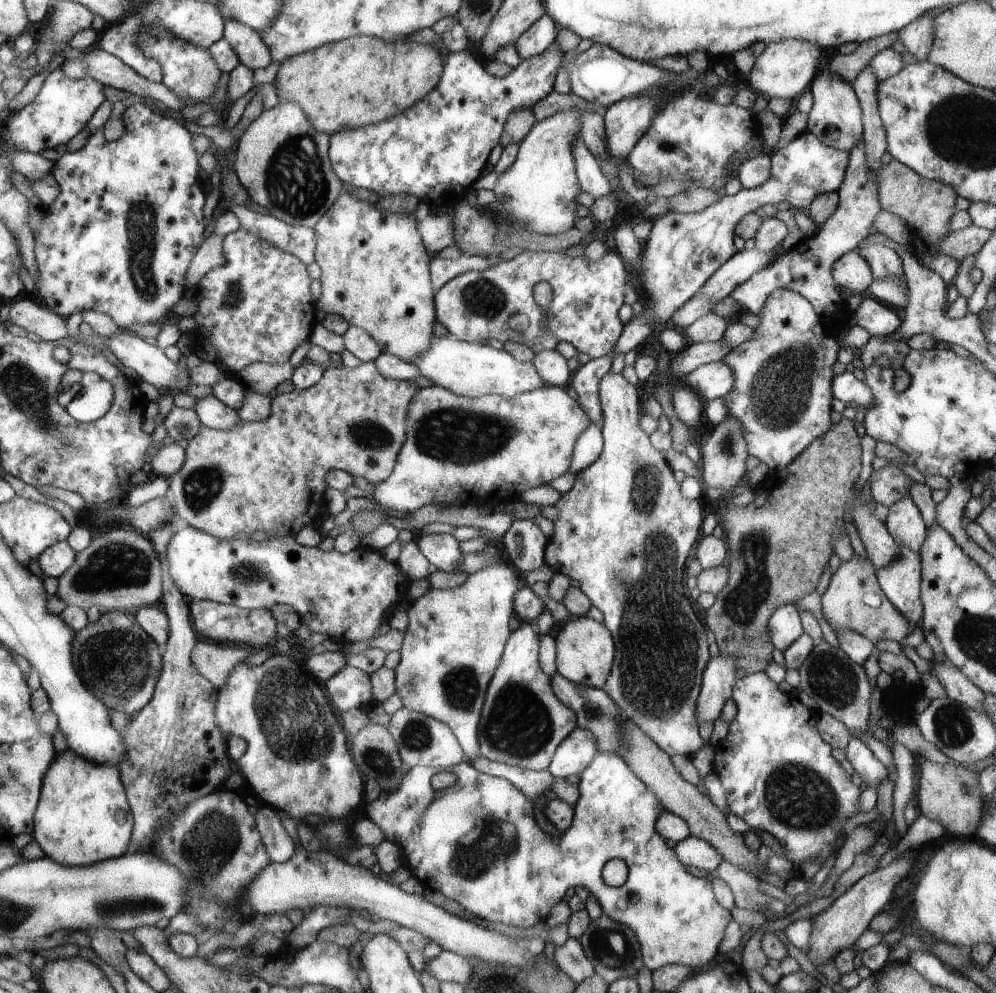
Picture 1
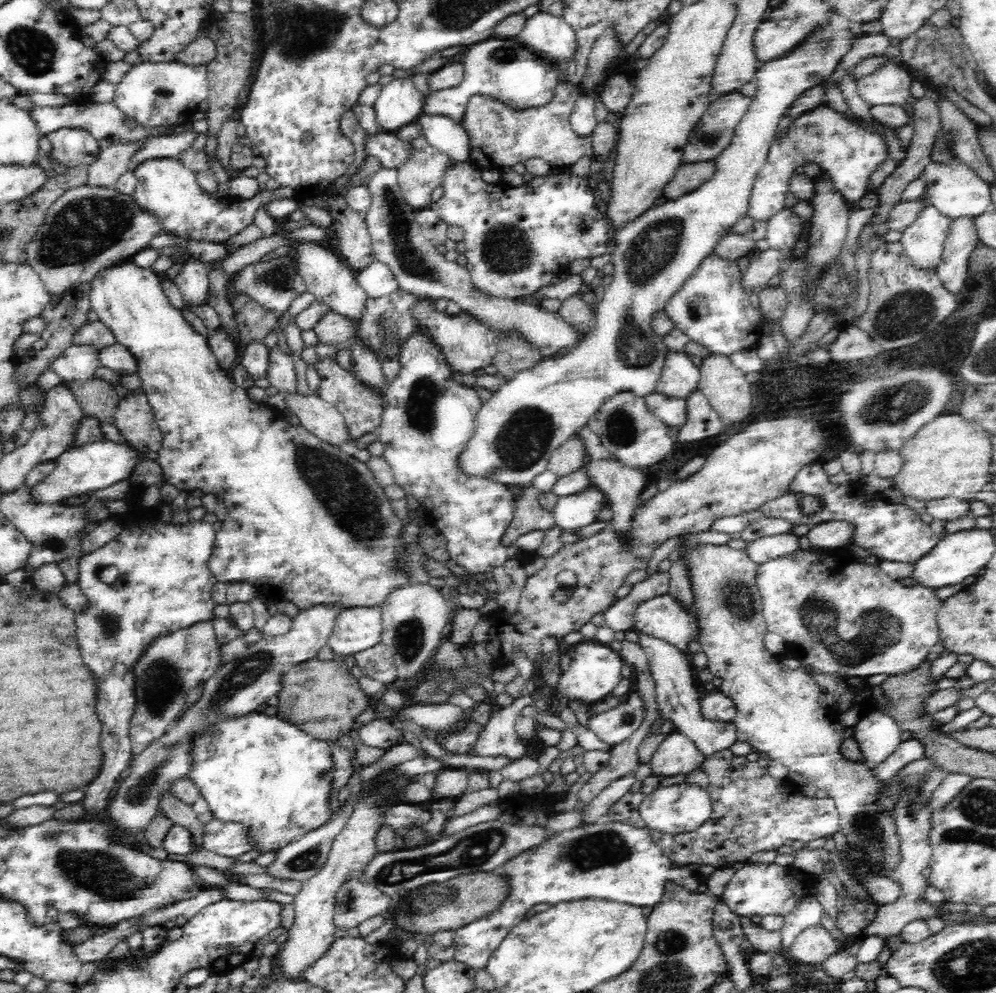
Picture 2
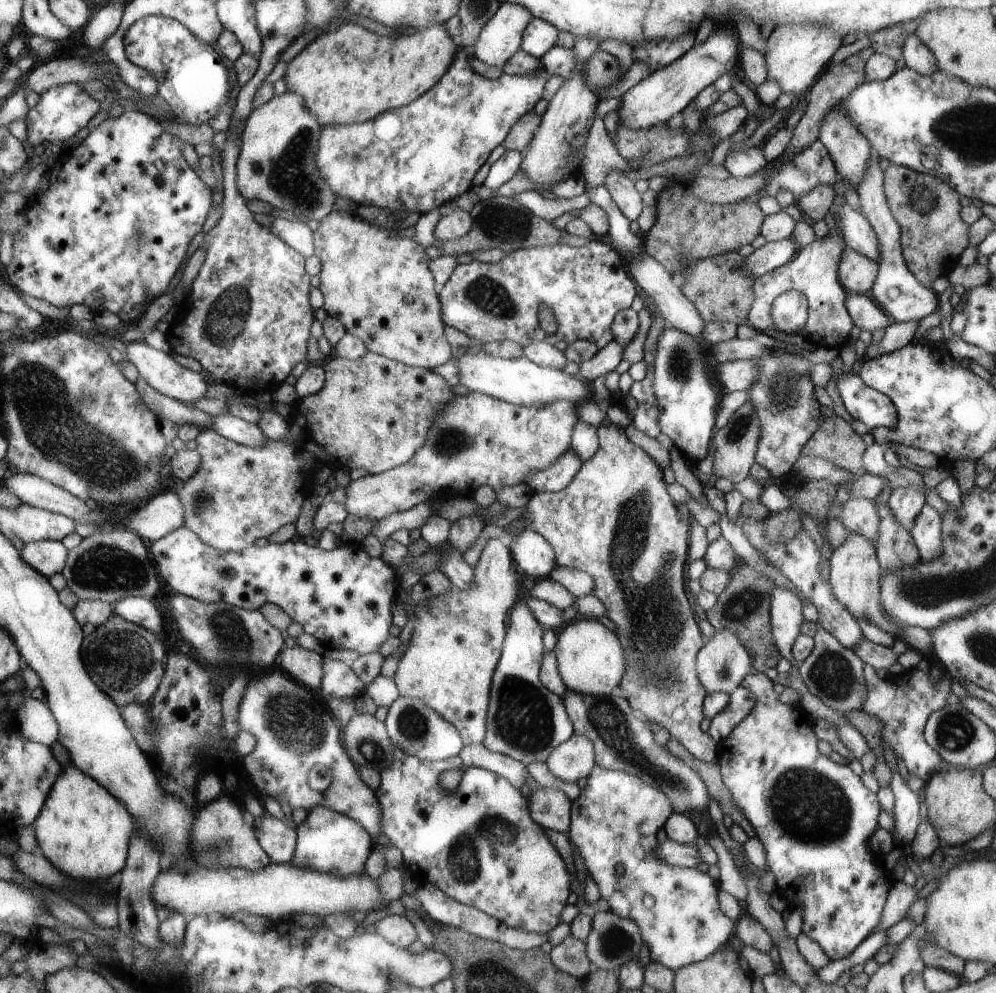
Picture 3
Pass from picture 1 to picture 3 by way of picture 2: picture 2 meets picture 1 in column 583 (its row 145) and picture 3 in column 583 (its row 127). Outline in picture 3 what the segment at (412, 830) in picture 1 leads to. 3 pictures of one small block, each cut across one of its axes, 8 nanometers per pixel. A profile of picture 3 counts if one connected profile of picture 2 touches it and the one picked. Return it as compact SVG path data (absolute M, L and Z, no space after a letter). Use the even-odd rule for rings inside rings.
M596 766L588 786L573 802L568 838L581 854L588 874L599 889L600 897L610 904L610 912L631 919L639 929L643 943L649 947L650 962L659 963L672 971L704 961L734 936L734 919L726 918L719 906L720 888L705 868L672 867L657 860L657 842L664 824L673 814L671 800L662 791L644 783L642 779L621 771L605 770Z

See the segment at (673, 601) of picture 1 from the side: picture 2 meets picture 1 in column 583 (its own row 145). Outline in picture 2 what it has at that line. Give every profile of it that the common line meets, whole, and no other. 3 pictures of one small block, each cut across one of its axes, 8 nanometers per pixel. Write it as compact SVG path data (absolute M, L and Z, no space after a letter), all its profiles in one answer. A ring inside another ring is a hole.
M564 79L557 84L551 102L522 111L514 111L510 106L488 96L471 96L465 109L465 118L460 123L470 140L469 162L479 170L502 170L504 167L524 163L530 158L544 159L551 168L570 168L585 155L592 160L592 136L578 137L570 123L578 96L578 85Z

